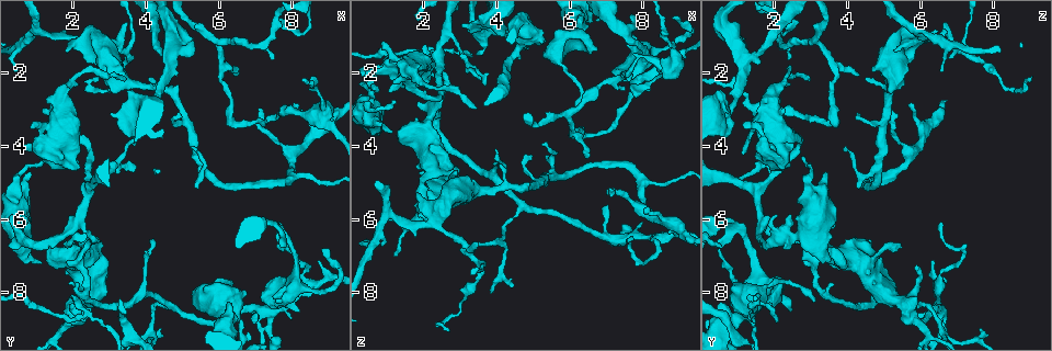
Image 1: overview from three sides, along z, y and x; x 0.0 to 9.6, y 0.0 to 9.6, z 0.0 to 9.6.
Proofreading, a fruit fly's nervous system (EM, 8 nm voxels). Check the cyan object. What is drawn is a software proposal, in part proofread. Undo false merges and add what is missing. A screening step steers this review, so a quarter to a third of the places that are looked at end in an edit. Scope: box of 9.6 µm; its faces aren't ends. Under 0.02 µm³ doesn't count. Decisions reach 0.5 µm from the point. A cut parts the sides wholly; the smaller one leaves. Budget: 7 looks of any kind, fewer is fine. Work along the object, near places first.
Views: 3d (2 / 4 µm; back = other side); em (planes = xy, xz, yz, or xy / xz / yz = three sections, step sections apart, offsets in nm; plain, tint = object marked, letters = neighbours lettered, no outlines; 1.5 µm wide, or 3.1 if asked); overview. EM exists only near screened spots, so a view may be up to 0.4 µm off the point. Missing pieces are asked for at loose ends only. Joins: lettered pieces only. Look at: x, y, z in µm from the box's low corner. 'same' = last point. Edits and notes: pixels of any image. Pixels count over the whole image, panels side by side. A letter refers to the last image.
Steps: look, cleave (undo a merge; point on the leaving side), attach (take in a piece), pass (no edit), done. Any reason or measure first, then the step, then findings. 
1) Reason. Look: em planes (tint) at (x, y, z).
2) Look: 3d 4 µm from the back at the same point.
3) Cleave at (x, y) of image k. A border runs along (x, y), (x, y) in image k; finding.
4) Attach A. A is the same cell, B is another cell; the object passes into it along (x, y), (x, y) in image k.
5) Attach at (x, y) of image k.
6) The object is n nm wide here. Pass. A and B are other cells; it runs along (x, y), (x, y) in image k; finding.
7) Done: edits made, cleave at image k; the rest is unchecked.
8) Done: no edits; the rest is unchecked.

Look: 3d 2 µm at (3.50, 0.60, 6.70).

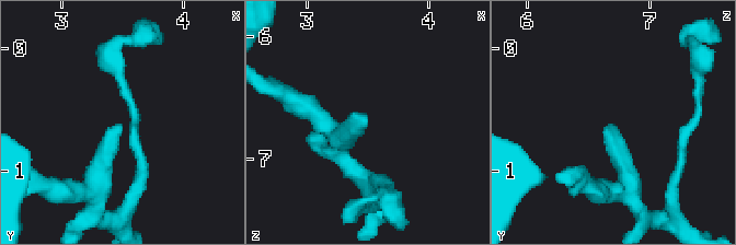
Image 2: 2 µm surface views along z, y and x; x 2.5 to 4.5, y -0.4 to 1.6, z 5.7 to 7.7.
Need the tissue. Look: em xy step 4 (tint) at (3.50, 0.58, 6.70).

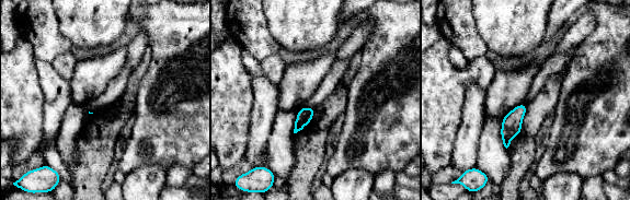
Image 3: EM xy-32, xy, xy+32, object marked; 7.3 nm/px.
Look: em planes (letters) at the same point.

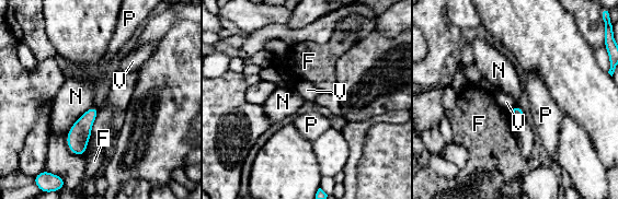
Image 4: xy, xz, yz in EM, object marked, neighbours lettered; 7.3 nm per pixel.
Pass. F, N, P and V are other cells; a border runs along (92, 105), (75, 121), (67, 132) in image 4; none of them fits.

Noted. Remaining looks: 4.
Sudden change in width. Look: 3d 2 µm at (1.80, 2.30, 2.15).

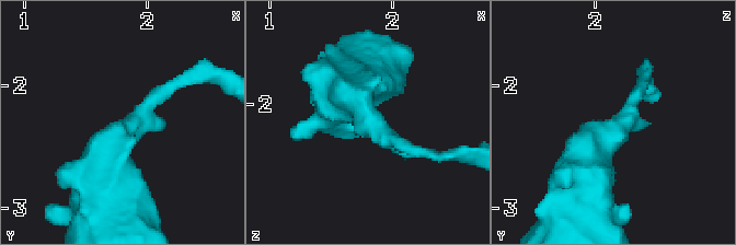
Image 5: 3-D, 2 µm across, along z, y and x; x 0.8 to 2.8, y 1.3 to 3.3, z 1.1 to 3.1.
Shape alone is not enough. Look: em planes (letters) at (1.86, 2.34, 2.18).

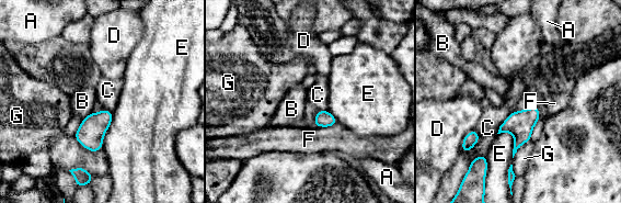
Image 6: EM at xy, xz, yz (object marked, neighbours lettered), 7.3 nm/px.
The object is 190 nm wide here. Pass. A, B, C, D, E, F and G are other cells; a border runs along (497, 133), (513, 135), (513, 157) in image 6; one neuron here.

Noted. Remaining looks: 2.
Look: em planes (letters) at (7.00, 8.55, 5.65).

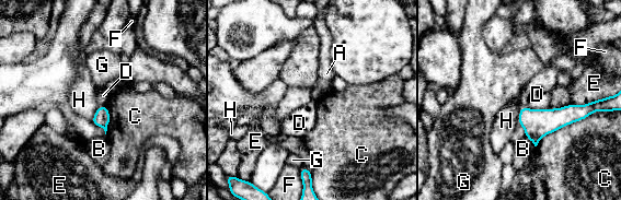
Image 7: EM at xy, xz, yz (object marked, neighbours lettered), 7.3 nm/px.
Pass. A, B, C, D, E, F, G and H are other cells; a border runs along (521, 104), (530, 108), (550, 108) in image 7; none of them fits.

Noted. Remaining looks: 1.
Done: no edits; the rest is unchecked.

